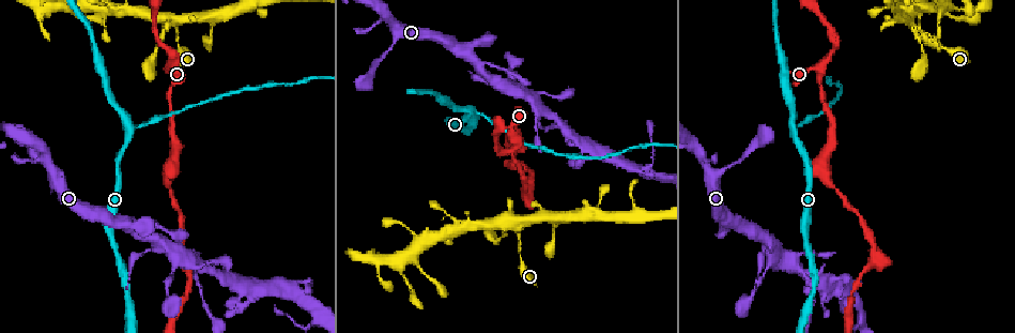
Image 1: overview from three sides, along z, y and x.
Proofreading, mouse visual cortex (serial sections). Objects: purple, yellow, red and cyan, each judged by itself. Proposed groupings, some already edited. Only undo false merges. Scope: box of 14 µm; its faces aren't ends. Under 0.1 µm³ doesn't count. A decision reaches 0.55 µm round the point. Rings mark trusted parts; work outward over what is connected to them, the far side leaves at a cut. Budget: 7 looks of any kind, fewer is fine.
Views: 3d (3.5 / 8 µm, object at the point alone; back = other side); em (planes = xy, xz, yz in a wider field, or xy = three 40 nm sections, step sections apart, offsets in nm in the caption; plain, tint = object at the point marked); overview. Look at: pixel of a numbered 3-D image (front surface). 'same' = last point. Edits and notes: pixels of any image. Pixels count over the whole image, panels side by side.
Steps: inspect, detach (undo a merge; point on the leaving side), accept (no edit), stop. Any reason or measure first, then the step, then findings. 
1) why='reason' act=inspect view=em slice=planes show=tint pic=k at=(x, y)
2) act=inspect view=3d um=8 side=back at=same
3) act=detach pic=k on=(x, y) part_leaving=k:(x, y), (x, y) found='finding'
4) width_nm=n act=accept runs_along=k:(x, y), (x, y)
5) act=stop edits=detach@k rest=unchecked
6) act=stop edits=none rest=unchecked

why='thick turns thin' act=inspect view=3d um=3.5 pic=1 at=(179, 46)

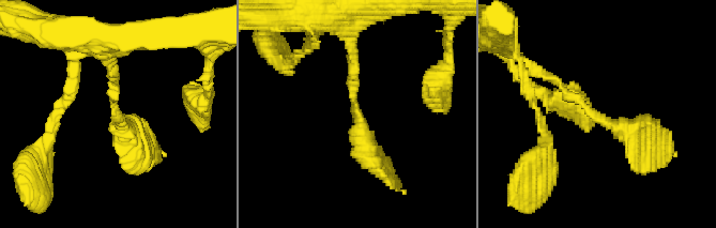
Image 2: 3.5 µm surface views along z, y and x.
arm_widths_nm=150,300 act=inspect view=em slice=xy step=2 show=plain pic=2 at=(356, 112)

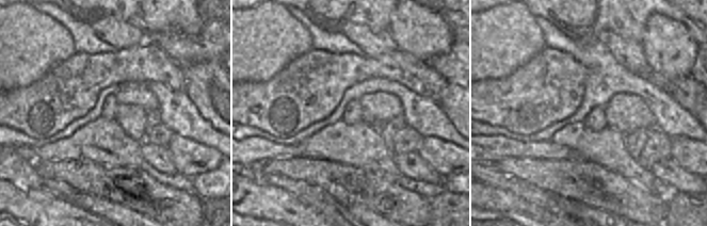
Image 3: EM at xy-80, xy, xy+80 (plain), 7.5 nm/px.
act=inspect view=em slice=xy step=2 show=tint at=same

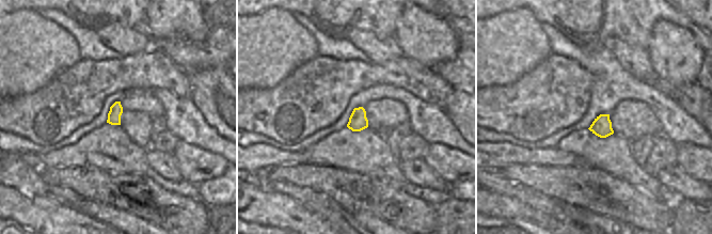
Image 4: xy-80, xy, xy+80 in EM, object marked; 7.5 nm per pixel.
act=accept runs_along=2:(645, 151), (538, 72) found='continuous, no second cell'

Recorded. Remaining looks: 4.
why='a fork' act=inspect view=3d um=8 pic=1 at=(795, 128)

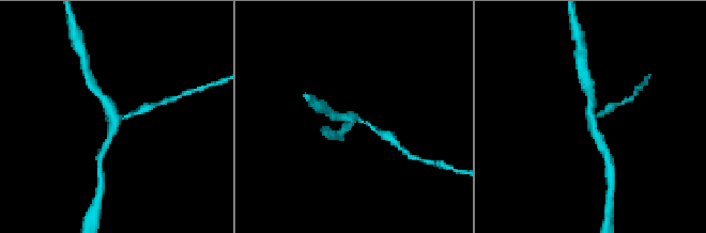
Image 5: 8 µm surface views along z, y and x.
arms=3 arm_widths_nm=150,250,250 act=inspect view=em slice=xy step=1 show=tint pic=5 at=(115, 123)

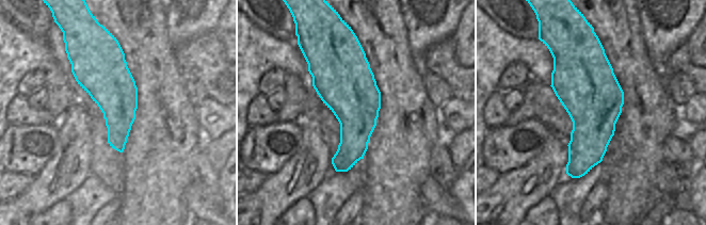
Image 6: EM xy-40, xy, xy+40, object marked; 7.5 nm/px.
act=accept runs_along=5:(601, 146), (589, 117), (591, 95) found='continuous, no second cell'

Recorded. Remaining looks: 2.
why='narrows sharply' act=inspect view=3d um=3.5 pic=1 at=(201, 271)

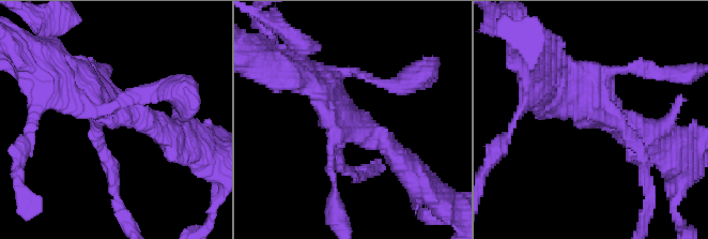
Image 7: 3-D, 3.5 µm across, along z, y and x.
act=inspect view=em slice=xy step=3 show=tint pic=7 at=(596, 110)

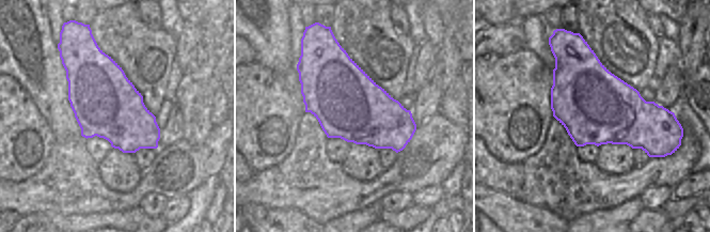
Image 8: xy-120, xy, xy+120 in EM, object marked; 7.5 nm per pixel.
act=accept found='continuous, no second cell'

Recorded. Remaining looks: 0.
act=stop edits=none rest=unchecked

